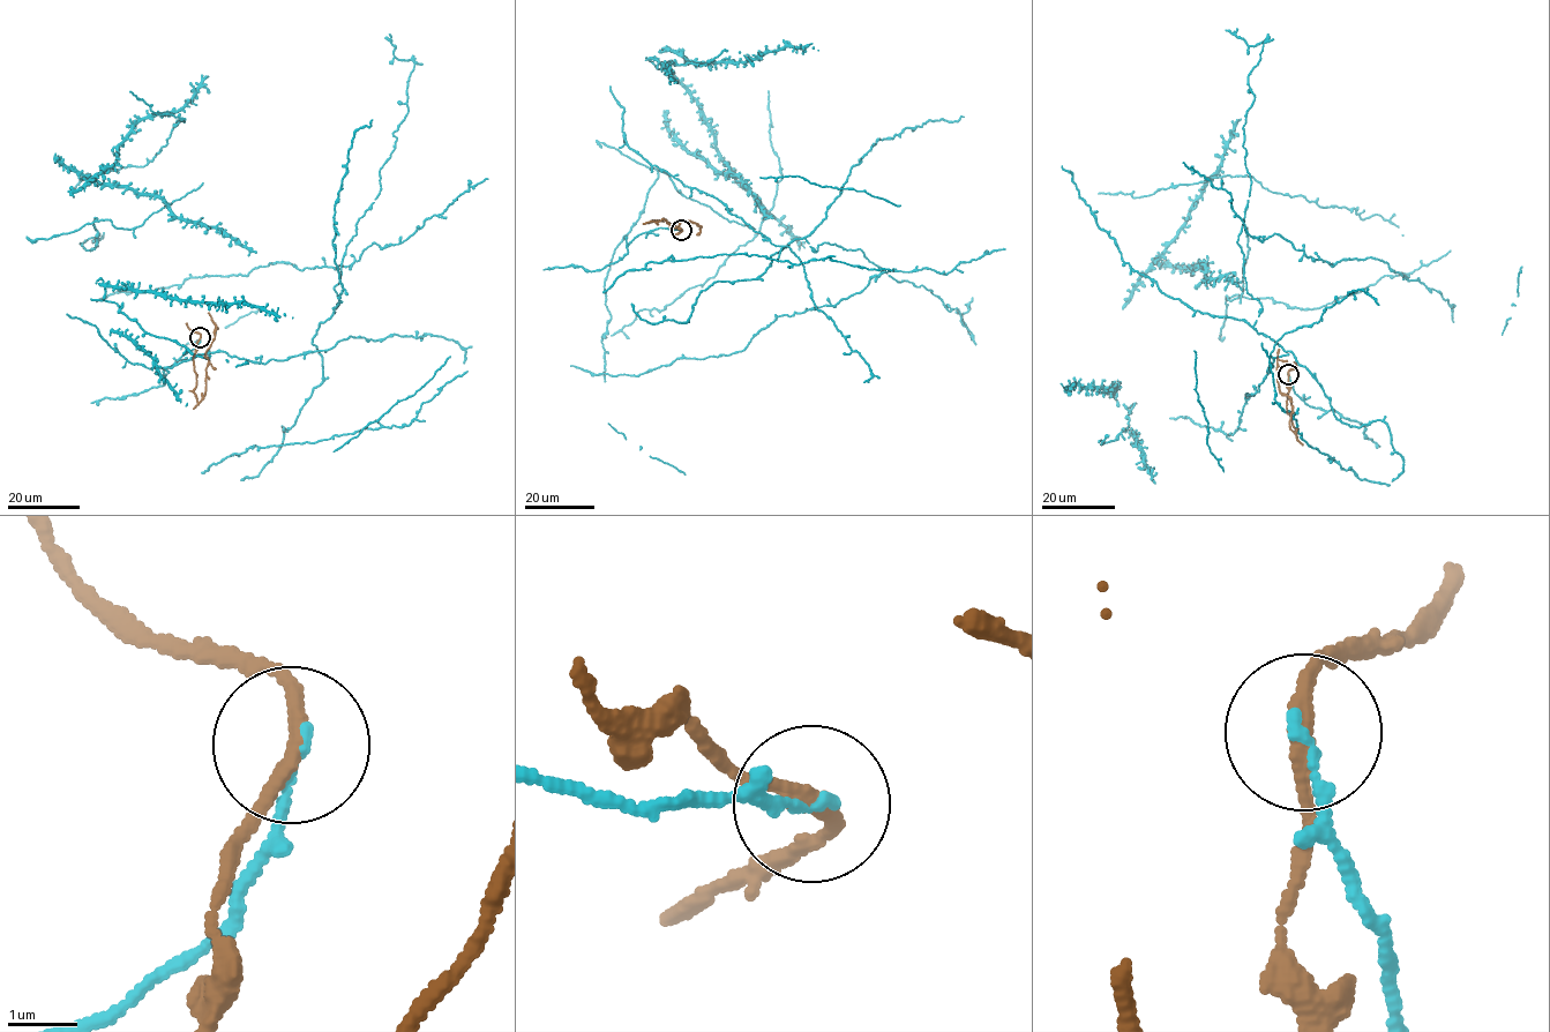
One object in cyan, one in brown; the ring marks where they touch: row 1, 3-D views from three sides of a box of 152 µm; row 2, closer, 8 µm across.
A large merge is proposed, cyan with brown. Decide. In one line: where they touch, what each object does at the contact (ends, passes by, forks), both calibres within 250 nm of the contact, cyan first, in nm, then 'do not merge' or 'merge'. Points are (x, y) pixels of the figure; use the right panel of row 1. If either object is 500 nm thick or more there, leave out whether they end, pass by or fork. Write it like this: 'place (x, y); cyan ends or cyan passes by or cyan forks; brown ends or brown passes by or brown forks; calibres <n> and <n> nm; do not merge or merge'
place (1288, 374); cyan ends; brown passes by; calibres 150 and 220 nm; do not merge

